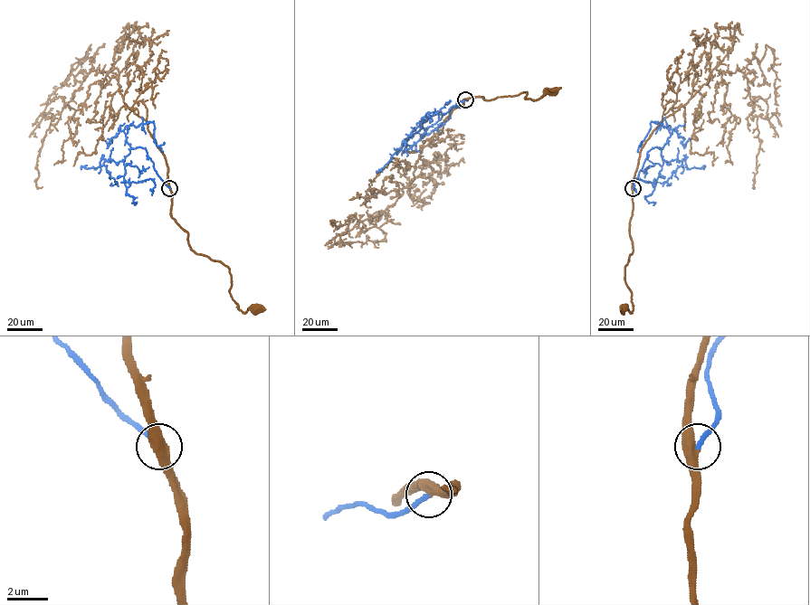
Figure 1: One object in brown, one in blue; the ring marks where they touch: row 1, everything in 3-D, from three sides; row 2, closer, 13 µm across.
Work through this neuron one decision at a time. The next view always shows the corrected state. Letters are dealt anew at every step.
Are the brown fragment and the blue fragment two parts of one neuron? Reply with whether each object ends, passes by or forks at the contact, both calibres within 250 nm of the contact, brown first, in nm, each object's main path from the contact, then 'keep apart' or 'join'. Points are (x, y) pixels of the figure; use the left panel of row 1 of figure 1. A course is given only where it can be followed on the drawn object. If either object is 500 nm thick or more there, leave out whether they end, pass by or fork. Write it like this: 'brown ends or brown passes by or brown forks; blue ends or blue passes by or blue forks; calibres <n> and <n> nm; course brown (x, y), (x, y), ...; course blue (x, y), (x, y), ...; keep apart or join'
calibres 500 and 260 nm; course brown (170, 188), (171, 217), (187, 232), (190, 248), (228, 267), (229, 292), (240, 309), (259, 308); course blue (170, 188), (154, 168), (145, 148), (133, 148), (127, 141), (128, 127), (153, 121), (154, 139), (163, 152); join

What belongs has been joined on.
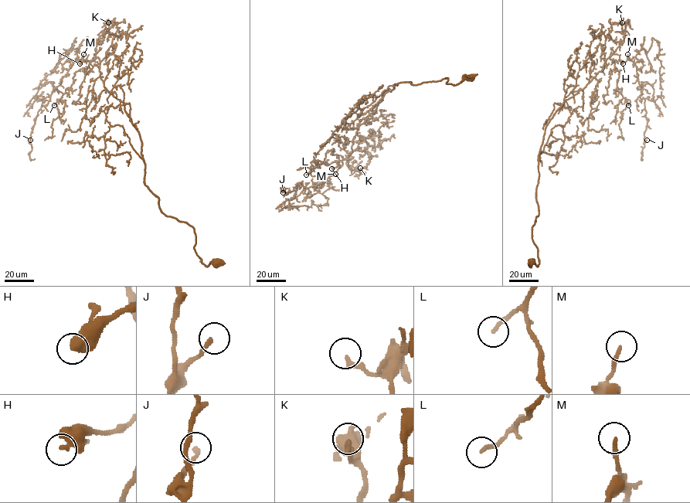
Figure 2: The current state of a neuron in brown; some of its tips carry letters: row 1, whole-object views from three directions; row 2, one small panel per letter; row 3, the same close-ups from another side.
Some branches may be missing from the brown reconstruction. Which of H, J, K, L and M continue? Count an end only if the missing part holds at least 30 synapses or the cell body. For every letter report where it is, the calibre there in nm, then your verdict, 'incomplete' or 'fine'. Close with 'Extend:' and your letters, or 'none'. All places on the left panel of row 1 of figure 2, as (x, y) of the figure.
H: (79, 63) | 550 nm | incomplete
J: (30, 140) | 200 nm | fine
K: (108, 22) | 220 nm | fine
L: (54, 105) | 180 nm | fine
M: (83, 54) | 180 nm | incomplete
Extend: H, M

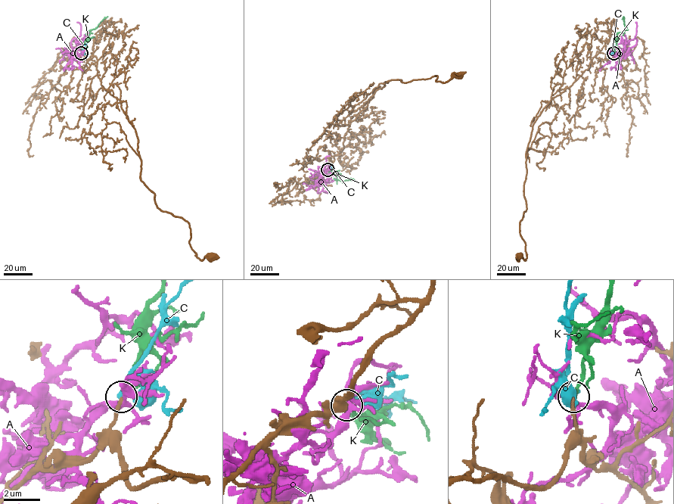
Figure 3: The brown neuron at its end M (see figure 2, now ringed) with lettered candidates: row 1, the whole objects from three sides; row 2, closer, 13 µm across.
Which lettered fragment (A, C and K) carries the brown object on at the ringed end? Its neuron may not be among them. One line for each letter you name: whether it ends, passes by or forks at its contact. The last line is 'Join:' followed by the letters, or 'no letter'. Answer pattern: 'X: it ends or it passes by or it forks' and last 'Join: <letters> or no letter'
K: it ends
Join: K

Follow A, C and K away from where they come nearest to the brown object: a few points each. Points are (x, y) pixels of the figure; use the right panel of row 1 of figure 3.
A: (613, 54), (617, 56), (636, 44), (635, 38), (622, 43), (621, 34)
C: (613, 53), (613, 44)
K: (613, 53), (617, 34), (625, 29), (623, 16)

